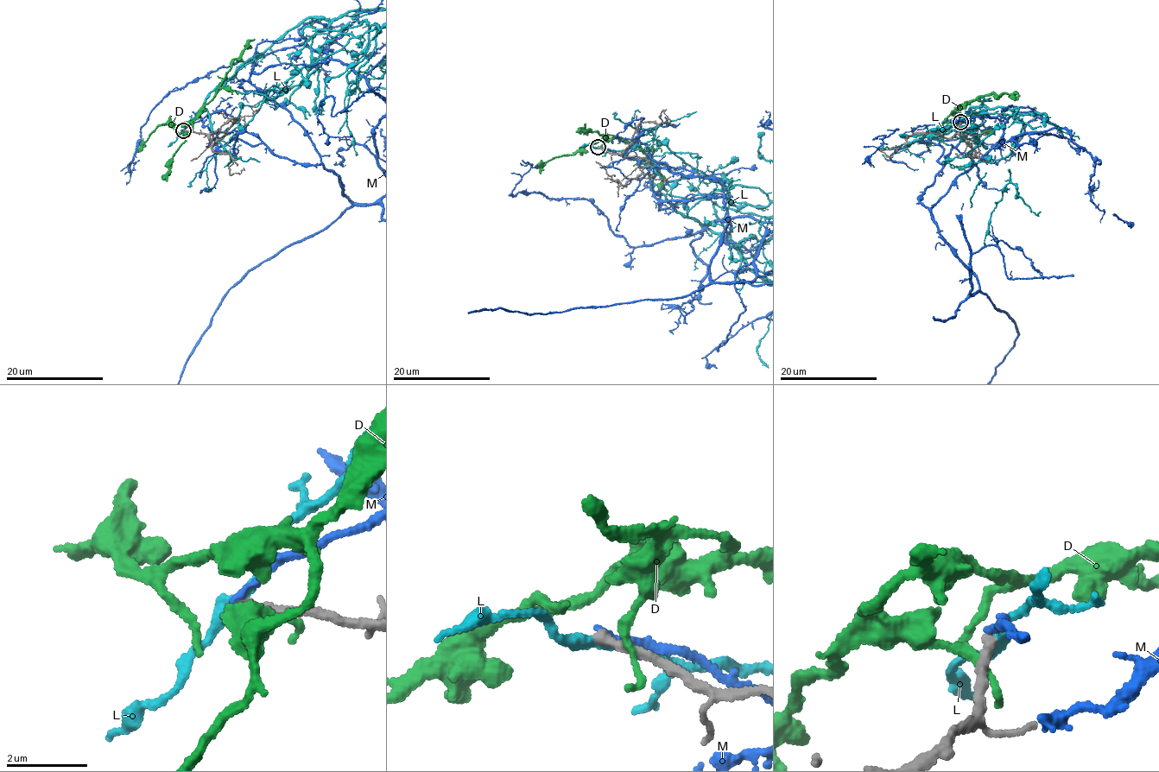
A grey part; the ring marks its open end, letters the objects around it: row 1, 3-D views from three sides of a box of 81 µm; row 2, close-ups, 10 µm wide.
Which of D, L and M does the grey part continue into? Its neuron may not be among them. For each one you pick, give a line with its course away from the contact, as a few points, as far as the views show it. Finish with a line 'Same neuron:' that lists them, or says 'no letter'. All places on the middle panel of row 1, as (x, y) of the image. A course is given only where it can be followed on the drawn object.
Same neuron: no letter

